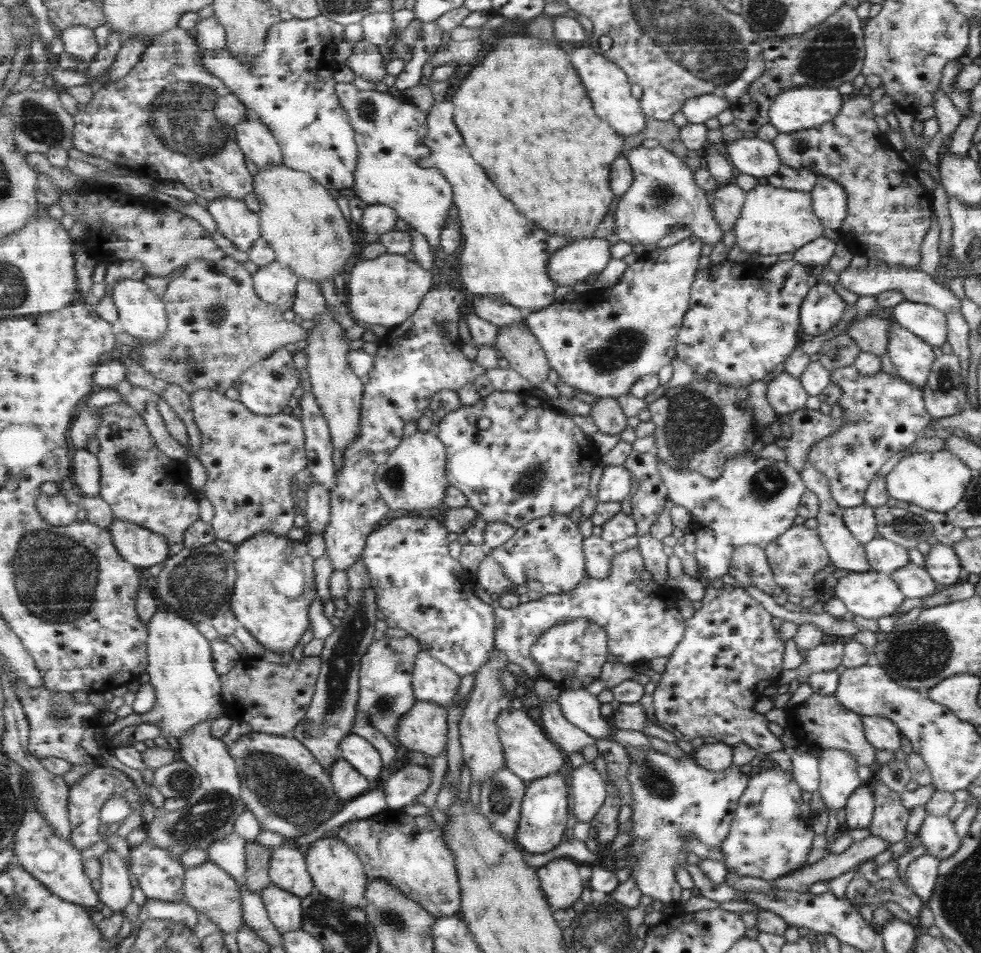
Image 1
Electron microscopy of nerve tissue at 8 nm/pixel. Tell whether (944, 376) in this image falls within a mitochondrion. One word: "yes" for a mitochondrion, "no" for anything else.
yes

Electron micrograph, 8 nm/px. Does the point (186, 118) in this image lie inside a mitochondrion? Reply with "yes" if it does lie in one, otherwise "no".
yes

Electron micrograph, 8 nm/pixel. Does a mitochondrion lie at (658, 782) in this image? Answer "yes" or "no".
yes

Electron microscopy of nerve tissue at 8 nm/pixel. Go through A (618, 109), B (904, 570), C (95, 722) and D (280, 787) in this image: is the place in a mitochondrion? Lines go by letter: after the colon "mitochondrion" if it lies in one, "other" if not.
A: other
B: other
C: other
D: mitochondrion

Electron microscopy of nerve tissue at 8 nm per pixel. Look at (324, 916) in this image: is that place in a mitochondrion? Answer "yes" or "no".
yes

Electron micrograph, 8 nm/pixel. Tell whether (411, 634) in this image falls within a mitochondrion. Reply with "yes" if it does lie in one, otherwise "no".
no

